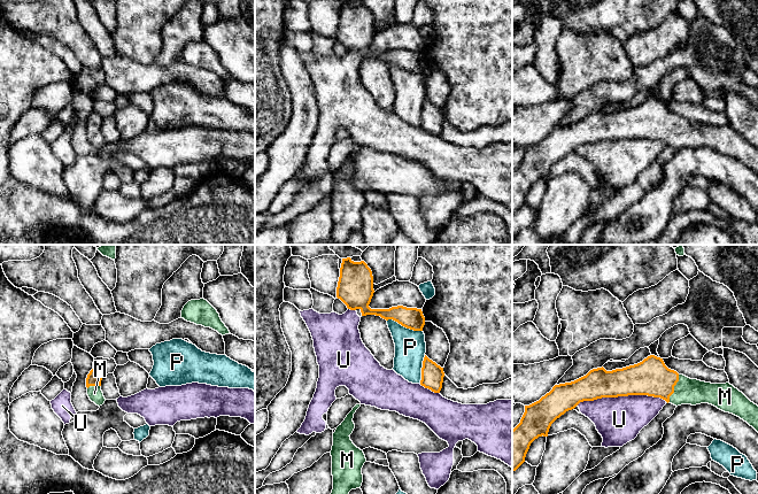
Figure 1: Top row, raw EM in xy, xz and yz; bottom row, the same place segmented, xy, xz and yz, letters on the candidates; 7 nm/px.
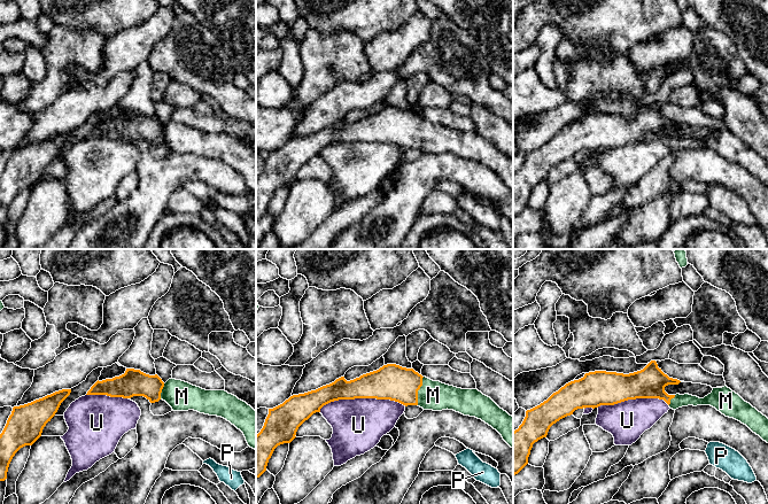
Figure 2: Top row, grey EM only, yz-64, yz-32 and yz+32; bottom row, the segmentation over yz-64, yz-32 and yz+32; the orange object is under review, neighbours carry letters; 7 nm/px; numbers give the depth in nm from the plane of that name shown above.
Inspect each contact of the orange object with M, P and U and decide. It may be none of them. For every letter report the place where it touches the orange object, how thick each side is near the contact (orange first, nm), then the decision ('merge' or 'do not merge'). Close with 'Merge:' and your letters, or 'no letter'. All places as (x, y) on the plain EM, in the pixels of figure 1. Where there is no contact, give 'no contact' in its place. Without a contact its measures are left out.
M: yz (673, 131) | 260/180 nm | merge
P: xz (404, 69) | 150/220 nm | do not merge
U: yz (621, 138) | 260/320 nm | do not merge
Merge: M

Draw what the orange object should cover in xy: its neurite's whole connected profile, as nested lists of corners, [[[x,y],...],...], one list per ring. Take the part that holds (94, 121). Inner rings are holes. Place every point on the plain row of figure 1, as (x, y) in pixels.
[[[92,111],[86,121],[87,138],[92,145],[96,148],[102,148],[106,144],[101,133],[102,117],[95,111]]]

